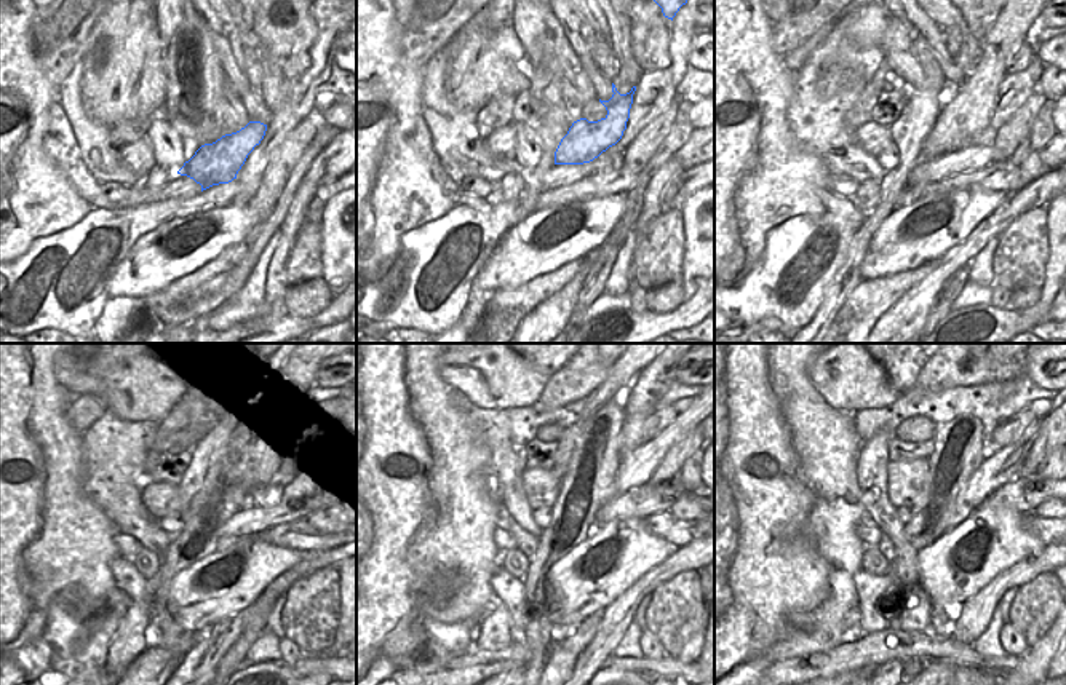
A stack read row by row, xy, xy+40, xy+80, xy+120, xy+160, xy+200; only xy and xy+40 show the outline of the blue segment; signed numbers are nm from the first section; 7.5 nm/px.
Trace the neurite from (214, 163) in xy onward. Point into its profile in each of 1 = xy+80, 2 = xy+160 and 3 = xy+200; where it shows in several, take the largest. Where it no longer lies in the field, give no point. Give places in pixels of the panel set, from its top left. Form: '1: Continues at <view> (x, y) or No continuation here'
1: Continues at xy+80 (946, 136)
2: Continues at xy+160 (652, 382)
3: Continues at xy+200 (988, 428)

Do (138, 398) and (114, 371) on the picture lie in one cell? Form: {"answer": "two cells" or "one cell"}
{"answer": "two cells"}

